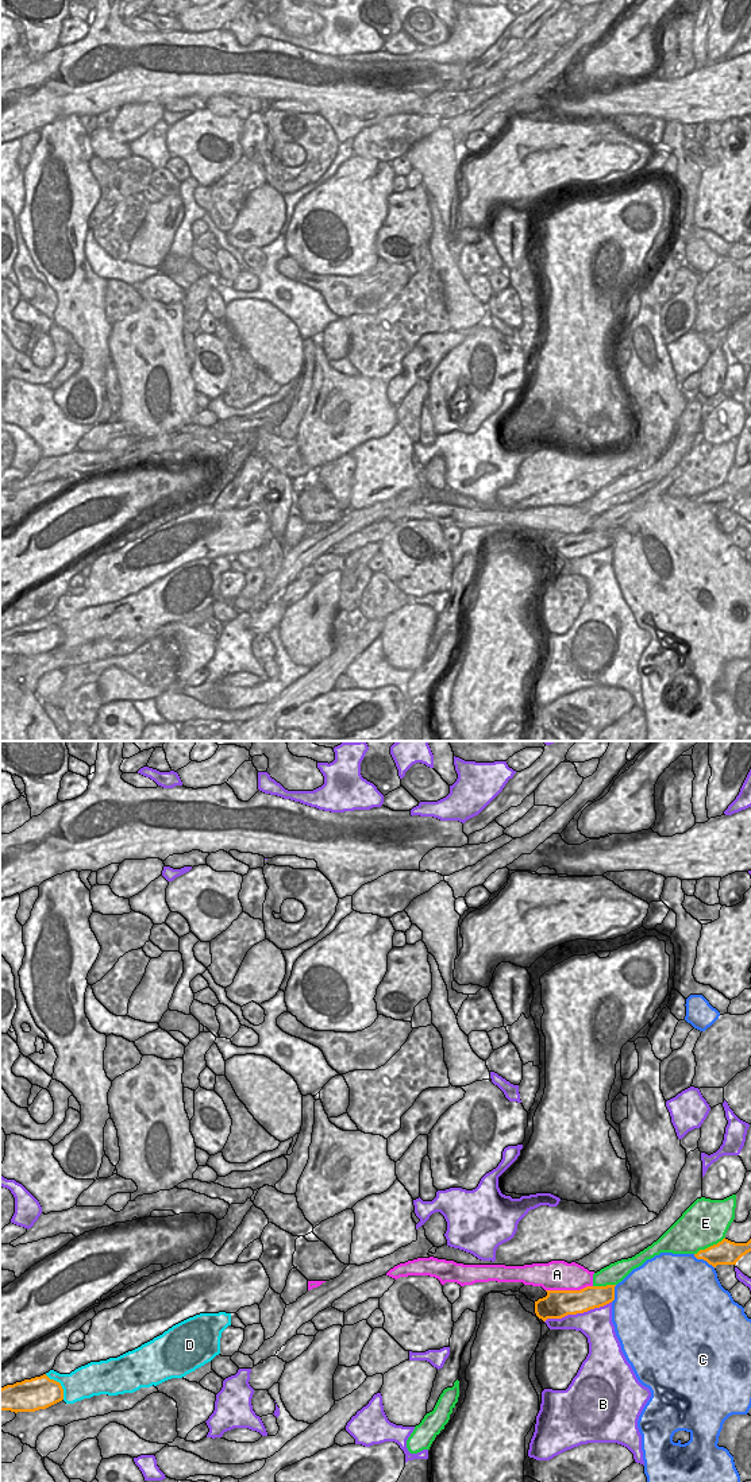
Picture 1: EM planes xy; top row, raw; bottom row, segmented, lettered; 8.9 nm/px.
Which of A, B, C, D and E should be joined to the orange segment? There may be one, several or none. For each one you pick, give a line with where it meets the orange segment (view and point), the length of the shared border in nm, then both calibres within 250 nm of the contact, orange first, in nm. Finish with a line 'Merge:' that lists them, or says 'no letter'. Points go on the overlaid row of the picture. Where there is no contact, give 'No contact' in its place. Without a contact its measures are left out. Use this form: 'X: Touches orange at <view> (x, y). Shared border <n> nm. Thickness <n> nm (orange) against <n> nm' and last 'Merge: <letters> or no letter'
Merge: no letter.

